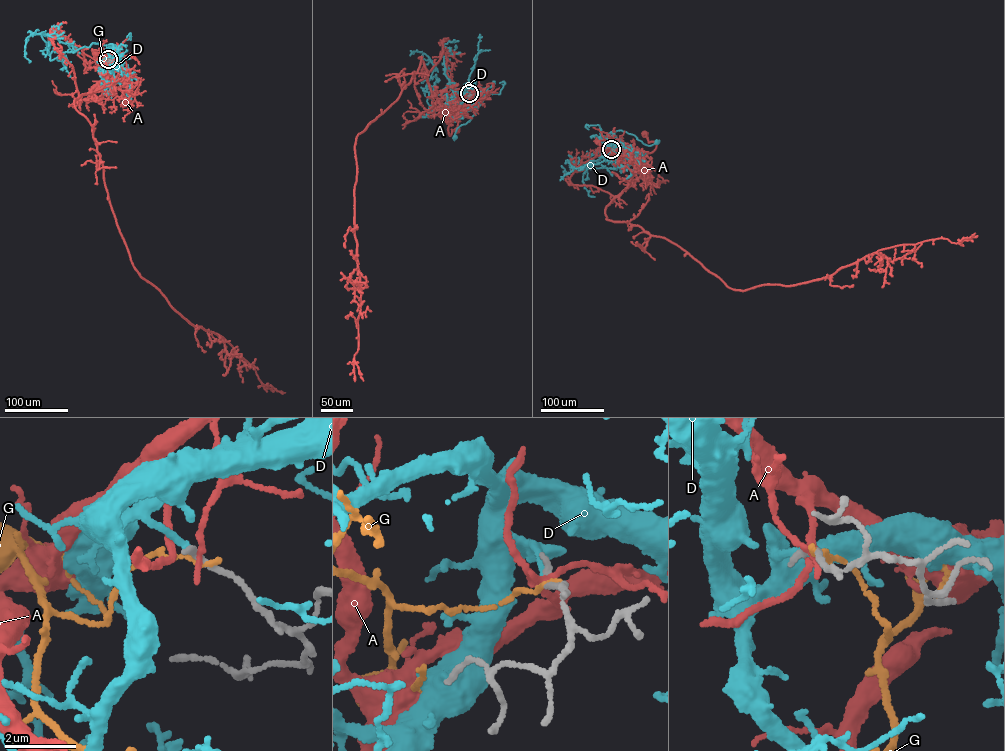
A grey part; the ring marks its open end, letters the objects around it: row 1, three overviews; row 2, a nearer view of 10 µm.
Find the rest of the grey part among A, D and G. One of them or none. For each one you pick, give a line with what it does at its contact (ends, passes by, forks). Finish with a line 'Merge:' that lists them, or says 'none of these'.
D: It ends there
Merge: D

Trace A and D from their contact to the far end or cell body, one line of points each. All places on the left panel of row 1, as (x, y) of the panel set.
A: (108, 59), (103, 63), (105, 78), (100, 81), (104, 78), (95, 53)
D: (108, 59), (113, 54), (111, 44), (117, 65), (109, 73)

